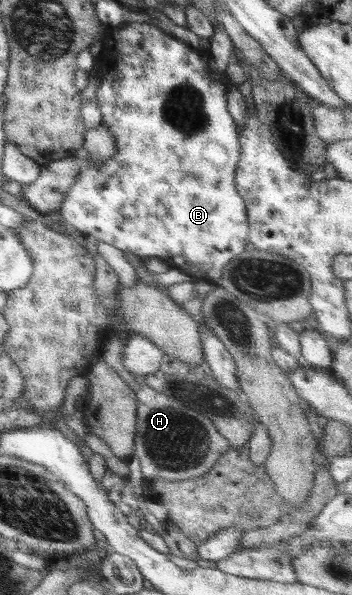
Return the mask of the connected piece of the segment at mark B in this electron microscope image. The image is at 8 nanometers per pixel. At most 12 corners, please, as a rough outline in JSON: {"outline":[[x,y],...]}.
{"outline":[[144,22],[60,216],[218,282],[246,250],[210,55]]}

